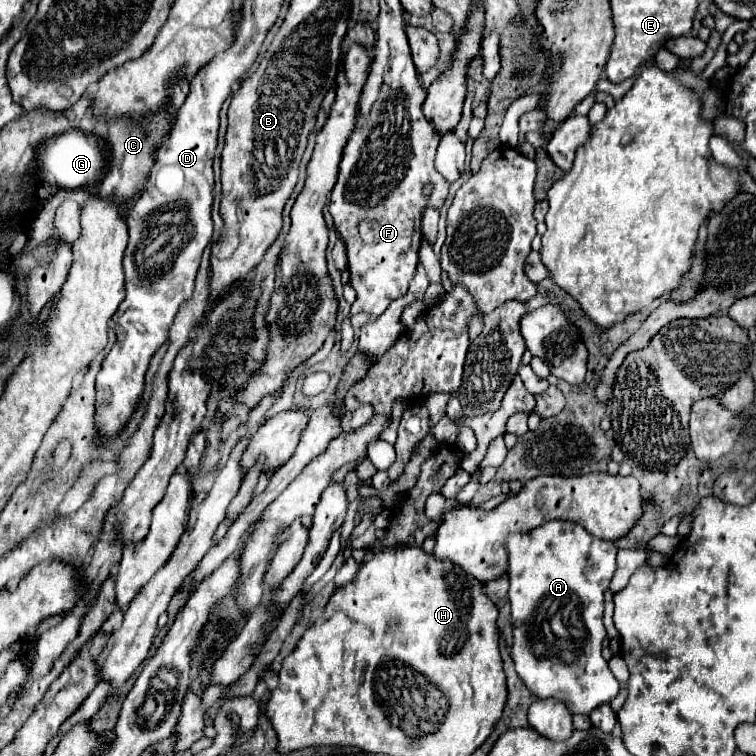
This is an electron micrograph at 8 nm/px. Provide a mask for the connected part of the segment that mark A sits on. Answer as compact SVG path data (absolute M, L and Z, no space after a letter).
M546 521L544 525L518 535L508 535L508 599L510 599L510 621L512 621L512 661L522 683L538 699L558 699L570 713L590 715L602 703L612 701L620 685L608 669L602 657L602 641L606 637L602 625L604 591L616 573L616 545L604 541L580 527L574 521Z

